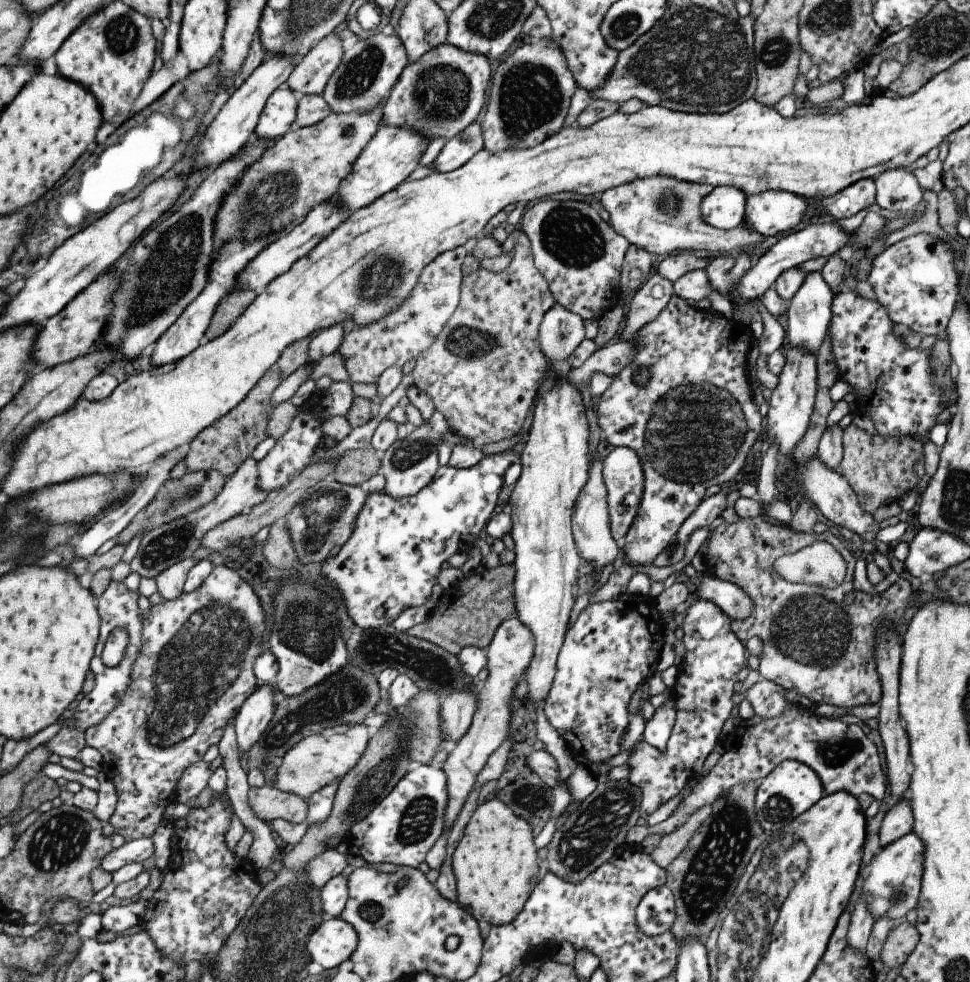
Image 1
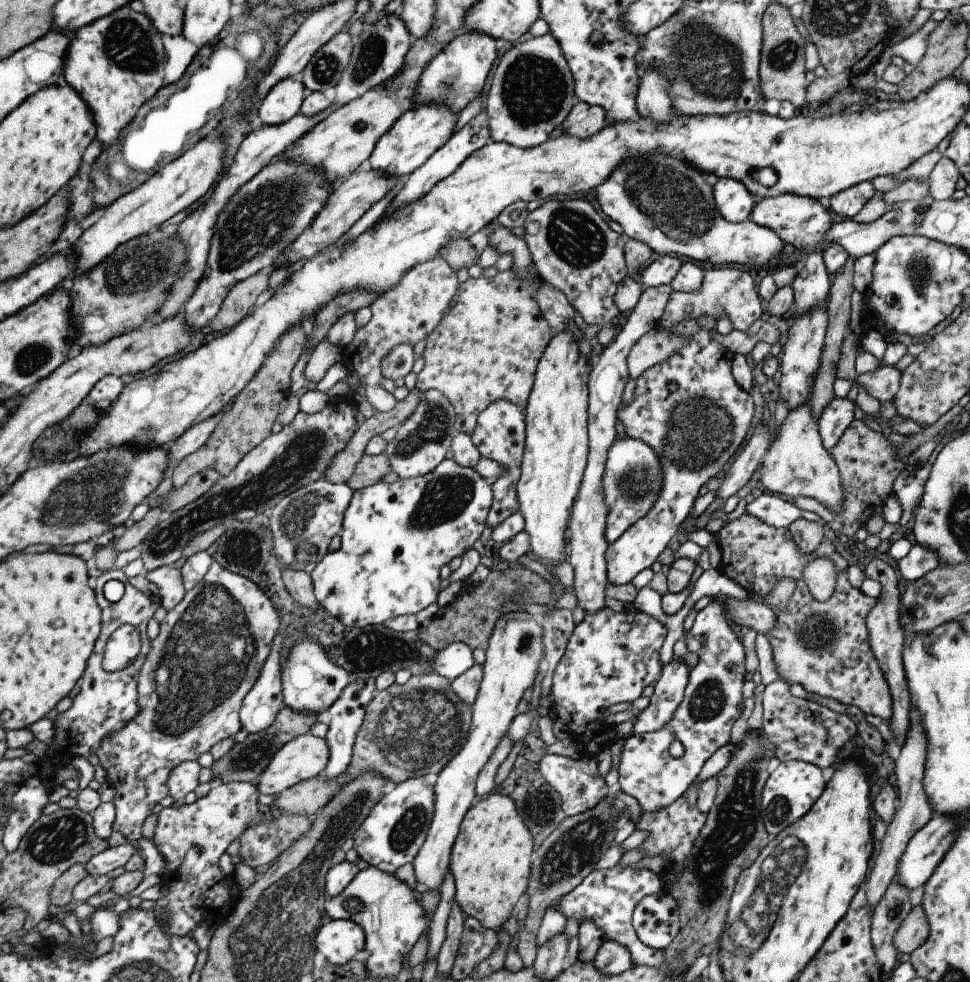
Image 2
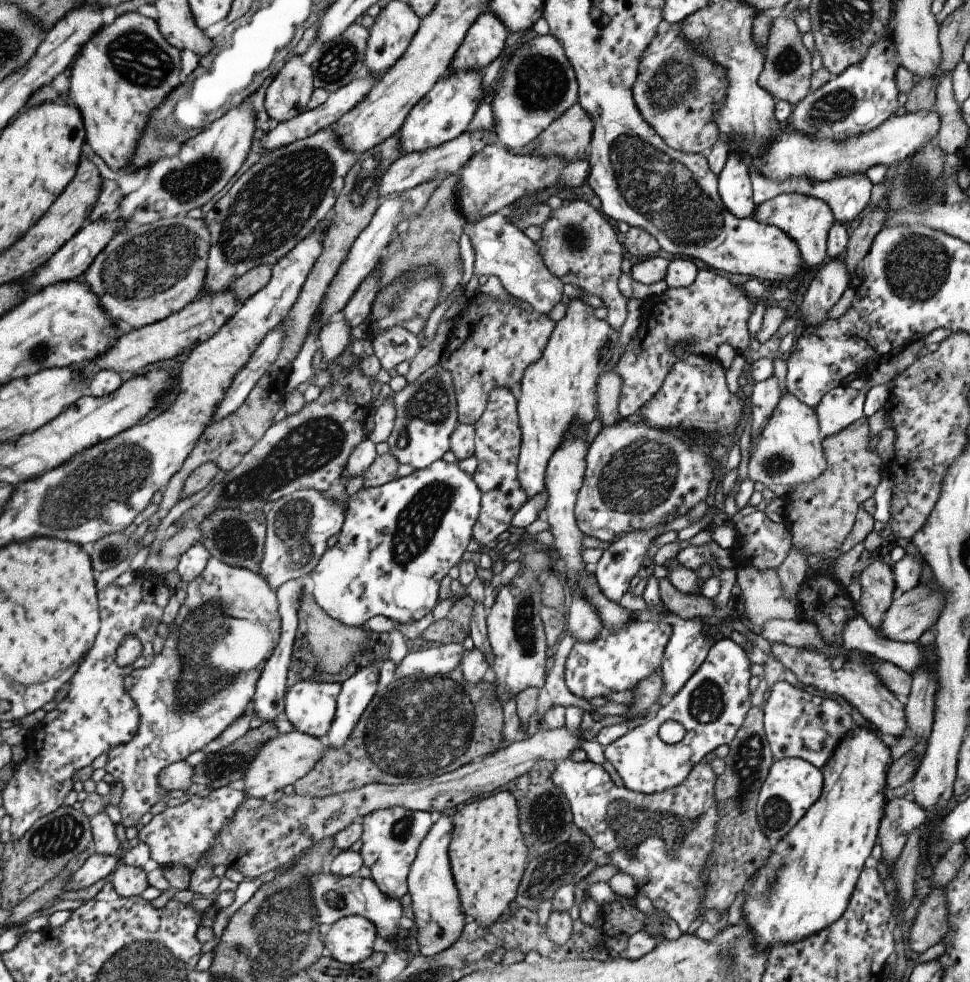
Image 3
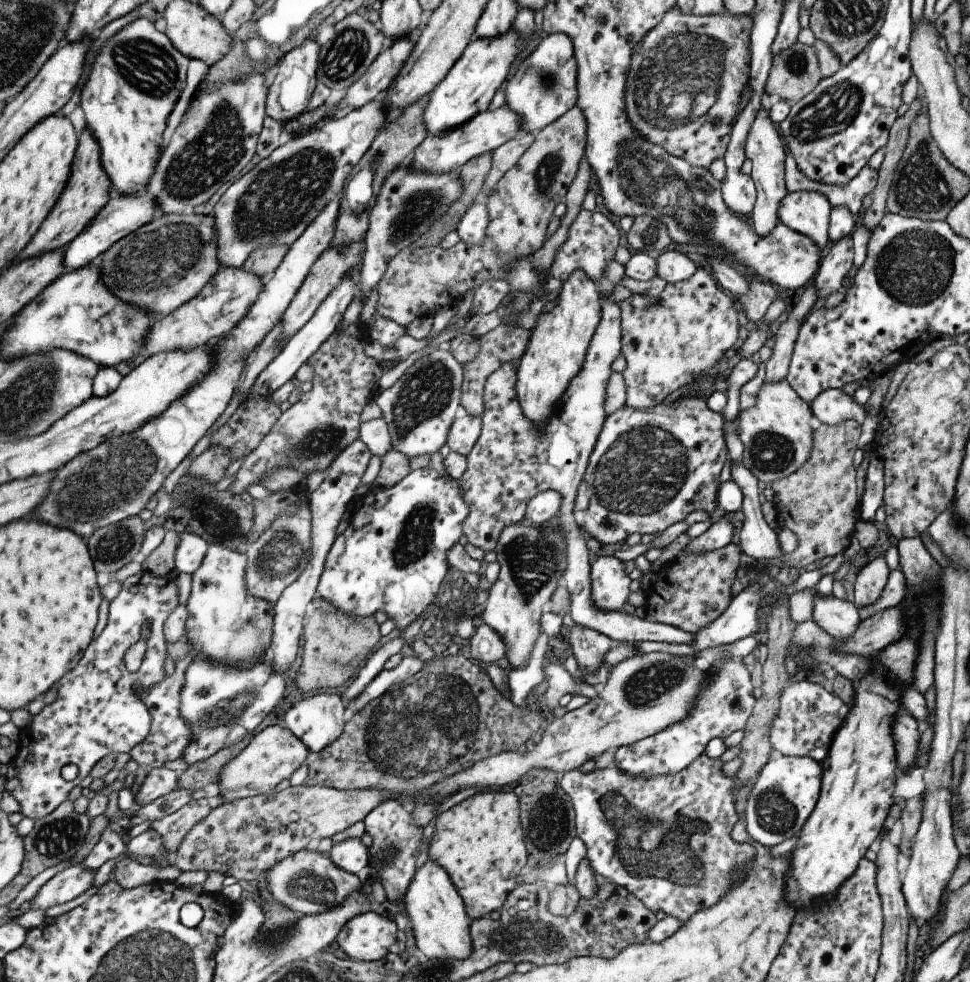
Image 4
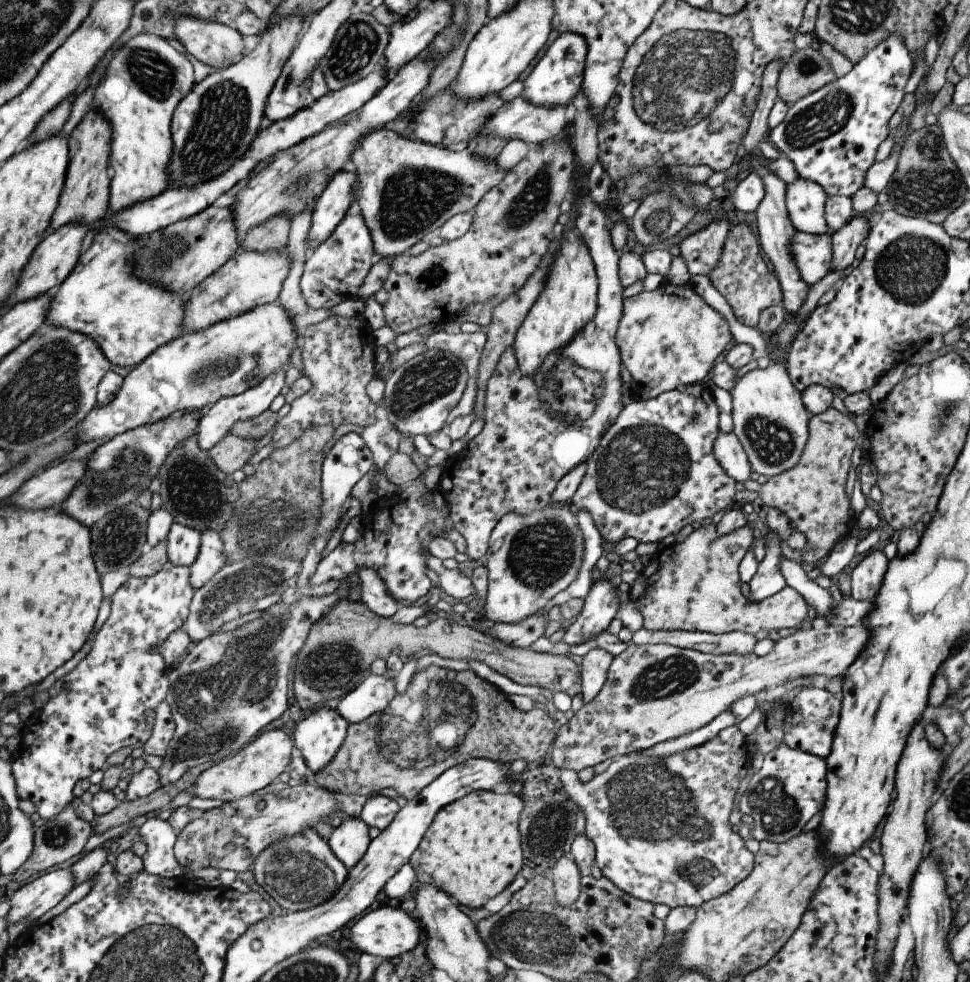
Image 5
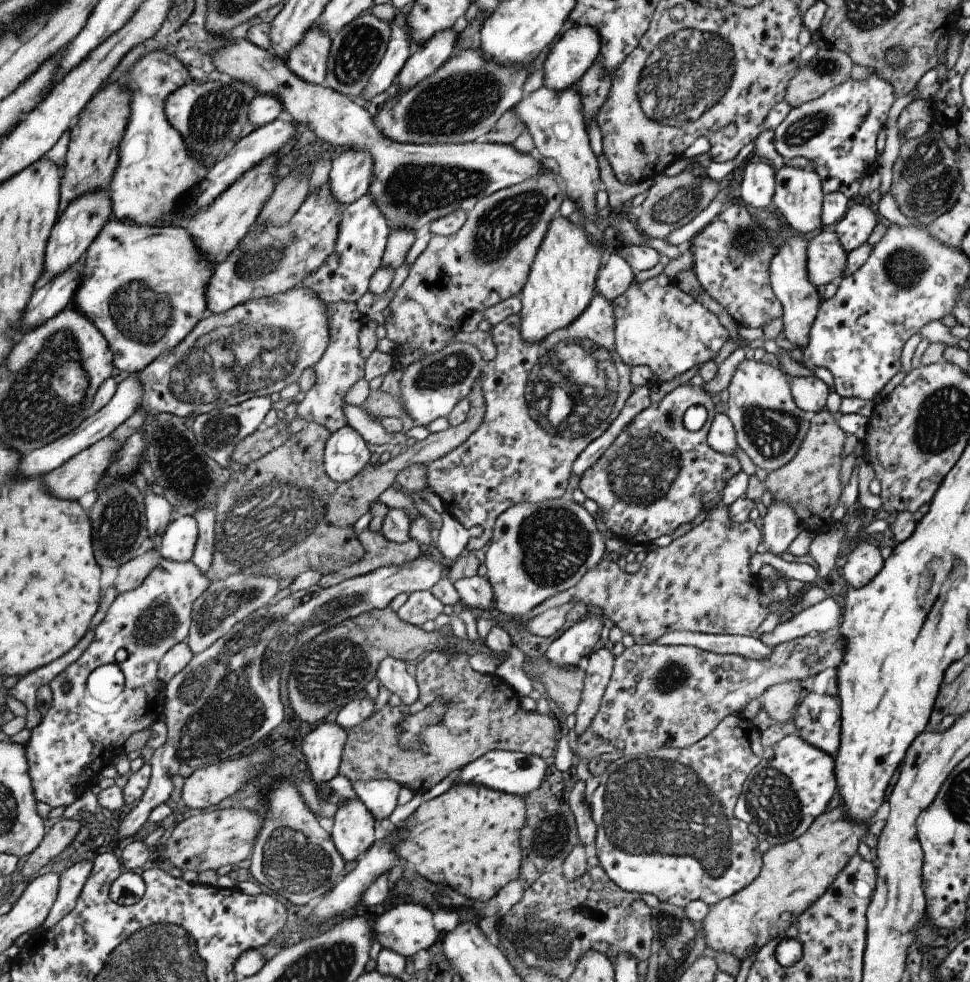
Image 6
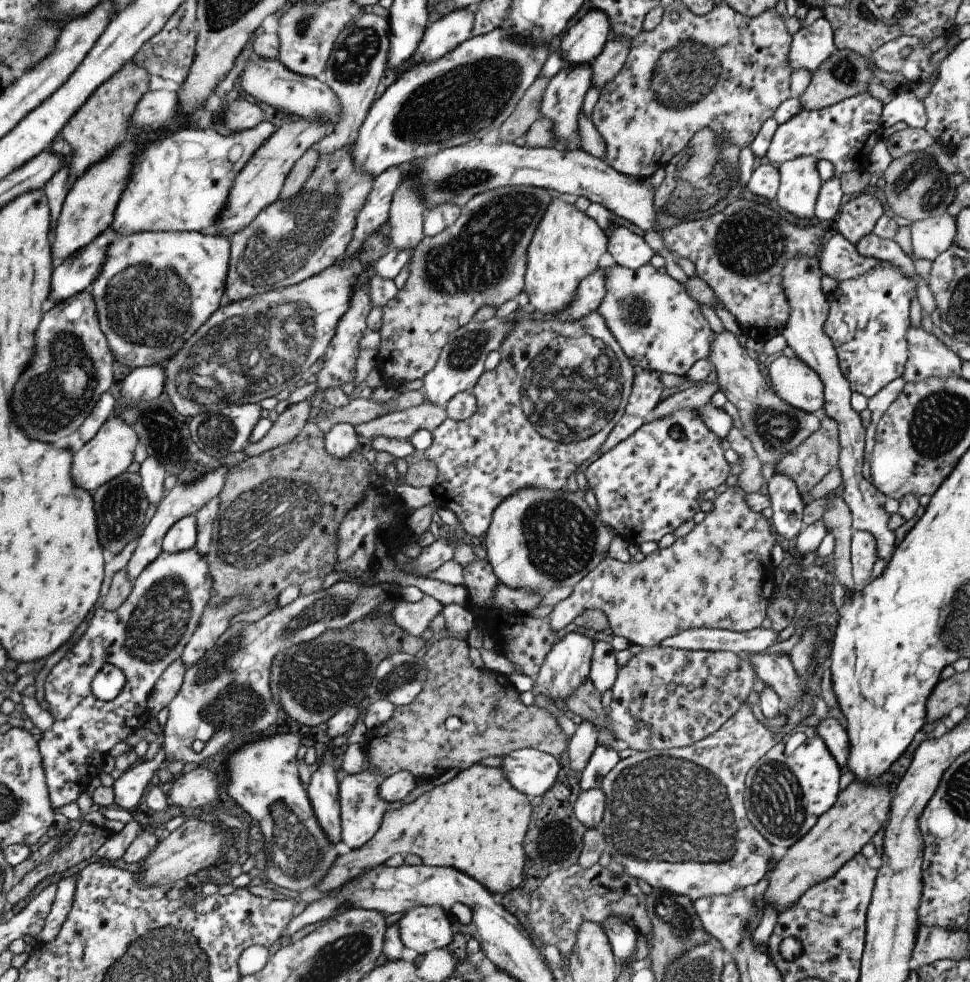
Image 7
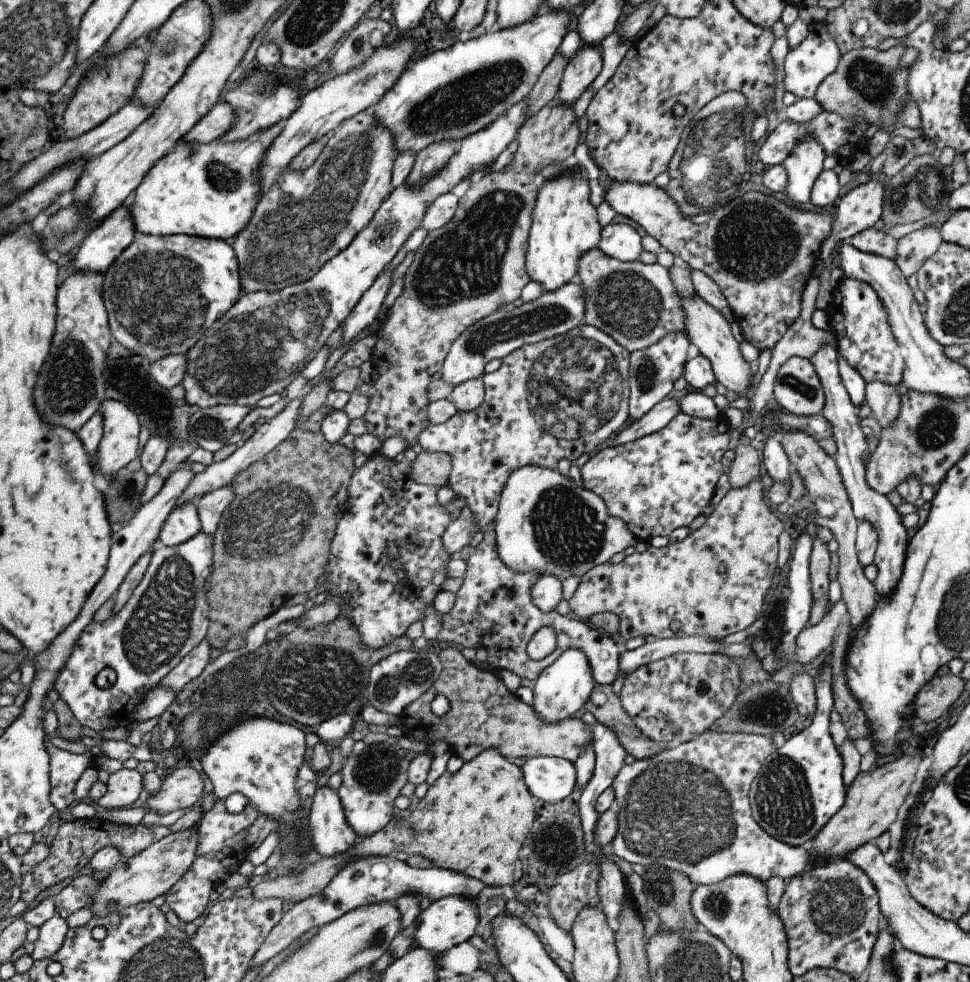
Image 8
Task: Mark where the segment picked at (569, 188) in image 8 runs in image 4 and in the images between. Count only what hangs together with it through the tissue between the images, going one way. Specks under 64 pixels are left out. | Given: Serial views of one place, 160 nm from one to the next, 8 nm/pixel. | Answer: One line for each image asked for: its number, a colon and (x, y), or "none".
4: (557, 342)
5: (567, 300)
6: (559, 285)
7: (565, 246)

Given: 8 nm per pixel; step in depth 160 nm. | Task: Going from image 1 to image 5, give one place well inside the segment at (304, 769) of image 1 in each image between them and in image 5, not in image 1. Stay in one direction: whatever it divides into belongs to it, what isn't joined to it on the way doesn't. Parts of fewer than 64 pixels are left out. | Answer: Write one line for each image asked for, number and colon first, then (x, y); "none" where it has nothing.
2: (303, 757)
3: (283, 759)
4: (274, 753)
5: (258, 763)

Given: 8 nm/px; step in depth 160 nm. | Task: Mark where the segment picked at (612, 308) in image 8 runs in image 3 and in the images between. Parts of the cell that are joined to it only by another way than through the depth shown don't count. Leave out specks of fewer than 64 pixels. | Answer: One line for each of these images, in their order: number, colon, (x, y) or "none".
3: (711, 311)
4: (667, 341)
5: (667, 339)
6: (657, 325)
7: (658, 326)

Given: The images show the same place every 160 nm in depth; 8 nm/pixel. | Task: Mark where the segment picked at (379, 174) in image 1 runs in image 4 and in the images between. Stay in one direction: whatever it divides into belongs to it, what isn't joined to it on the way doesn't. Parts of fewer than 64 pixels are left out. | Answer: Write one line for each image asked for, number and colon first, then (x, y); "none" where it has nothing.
2: (415, 135)
3: (444, 112)
4: (469, 85)

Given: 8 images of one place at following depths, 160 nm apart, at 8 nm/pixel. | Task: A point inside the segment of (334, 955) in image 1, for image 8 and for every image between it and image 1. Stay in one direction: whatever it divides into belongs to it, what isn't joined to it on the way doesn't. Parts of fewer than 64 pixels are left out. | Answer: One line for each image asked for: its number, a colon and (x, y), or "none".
2: (339, 940)
3: (349, 940)
4: (366, 937)
5: (385, 933)
6: (405, 928)
7: (422, 929)
8: (446, 922)

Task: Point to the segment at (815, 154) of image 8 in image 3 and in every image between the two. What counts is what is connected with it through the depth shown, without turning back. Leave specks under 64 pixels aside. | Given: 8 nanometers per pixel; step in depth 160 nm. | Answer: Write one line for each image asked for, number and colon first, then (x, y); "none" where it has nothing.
3: (806, 220)
4: (806, 212)
5: (804, 200)
6: (797, 196)
7: (798, 186)

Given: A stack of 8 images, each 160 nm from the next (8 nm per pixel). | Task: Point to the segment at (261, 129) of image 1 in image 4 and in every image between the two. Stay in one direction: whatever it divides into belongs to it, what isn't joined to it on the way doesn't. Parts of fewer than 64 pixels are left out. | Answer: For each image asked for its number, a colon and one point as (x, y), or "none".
2: (283, 100)
3: (287, 94)
4: (288, 95)

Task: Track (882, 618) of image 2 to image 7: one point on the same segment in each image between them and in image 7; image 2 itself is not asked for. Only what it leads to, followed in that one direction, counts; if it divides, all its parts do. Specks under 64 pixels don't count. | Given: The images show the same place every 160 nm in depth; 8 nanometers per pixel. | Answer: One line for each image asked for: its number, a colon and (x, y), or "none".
3: (876, 581)
4: (869, 581)
5: (866, 576)
6: (862, 563)
7: (863, 554)

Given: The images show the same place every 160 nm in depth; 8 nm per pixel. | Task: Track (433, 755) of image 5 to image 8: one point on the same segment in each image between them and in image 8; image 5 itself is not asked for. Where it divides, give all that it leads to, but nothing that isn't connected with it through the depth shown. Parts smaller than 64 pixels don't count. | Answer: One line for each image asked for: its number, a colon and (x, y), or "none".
6: (460, 714)
7: (495, 722)
8: (483, 715)

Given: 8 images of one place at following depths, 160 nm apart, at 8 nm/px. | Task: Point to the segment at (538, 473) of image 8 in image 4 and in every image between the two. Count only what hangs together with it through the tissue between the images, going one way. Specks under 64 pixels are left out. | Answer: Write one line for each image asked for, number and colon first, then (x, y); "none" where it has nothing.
4: (532, 558)
5: (531, 557)
6: (535, 550)
7: (538, 539)

